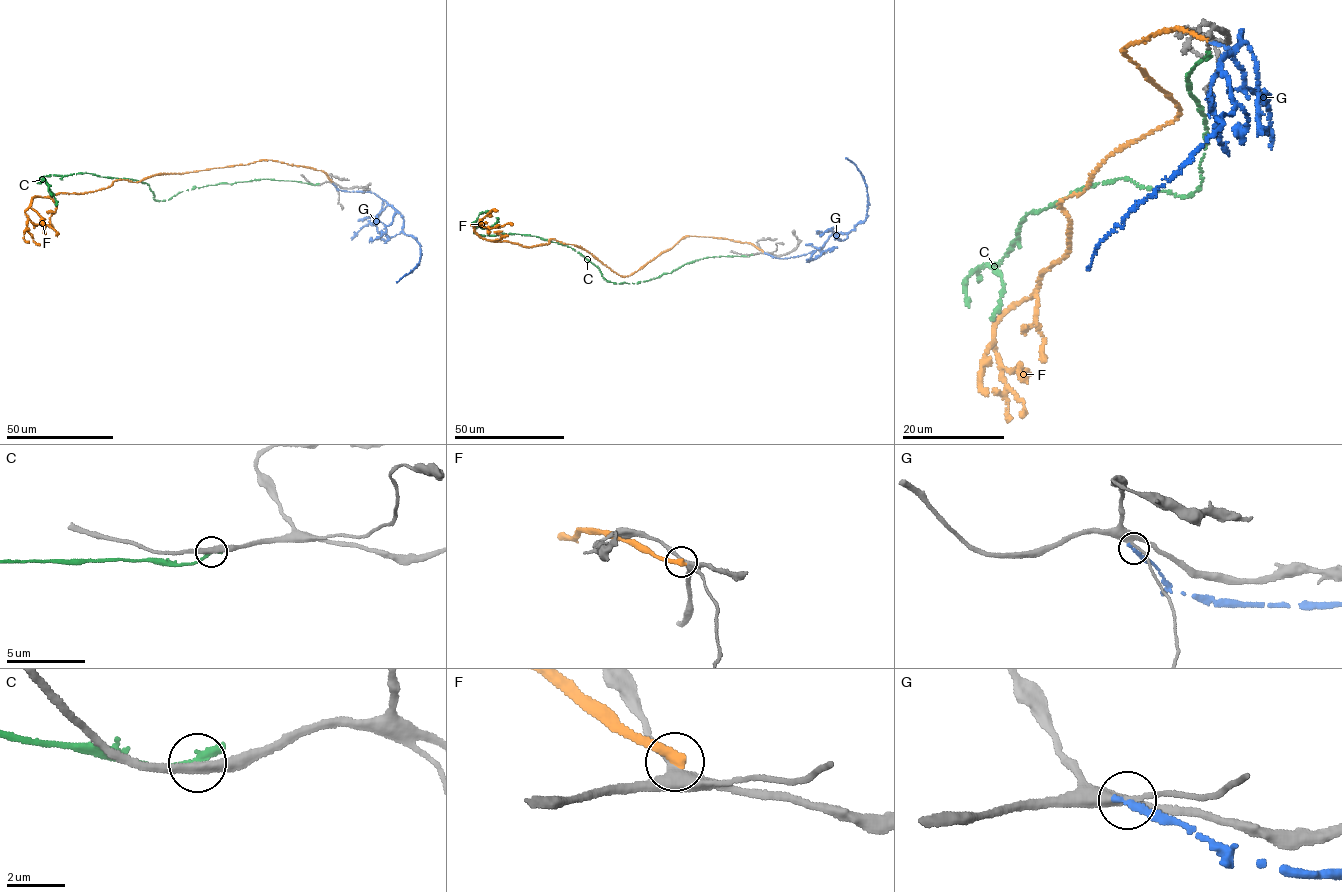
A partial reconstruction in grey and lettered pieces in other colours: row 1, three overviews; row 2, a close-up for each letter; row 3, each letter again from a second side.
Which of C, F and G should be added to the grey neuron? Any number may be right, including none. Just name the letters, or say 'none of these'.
none of these

